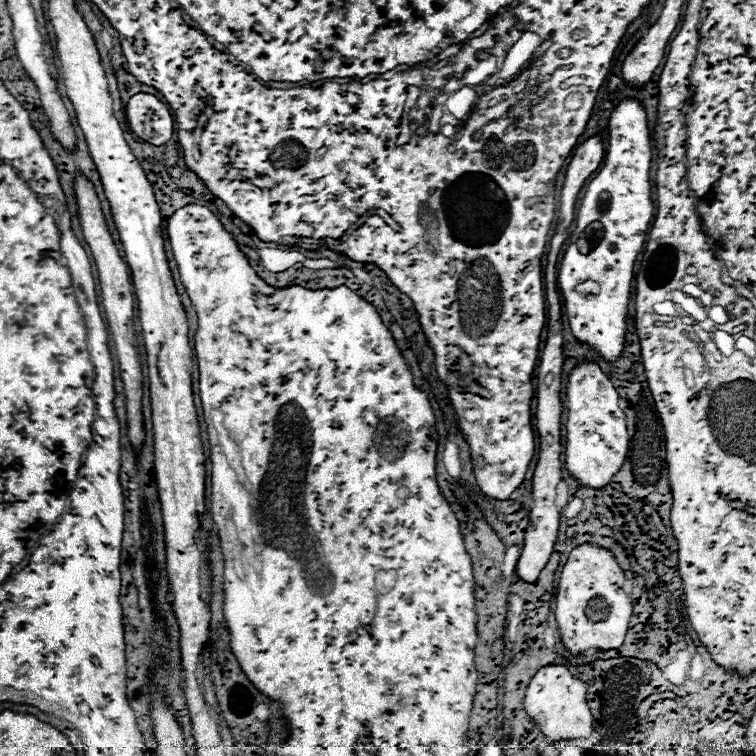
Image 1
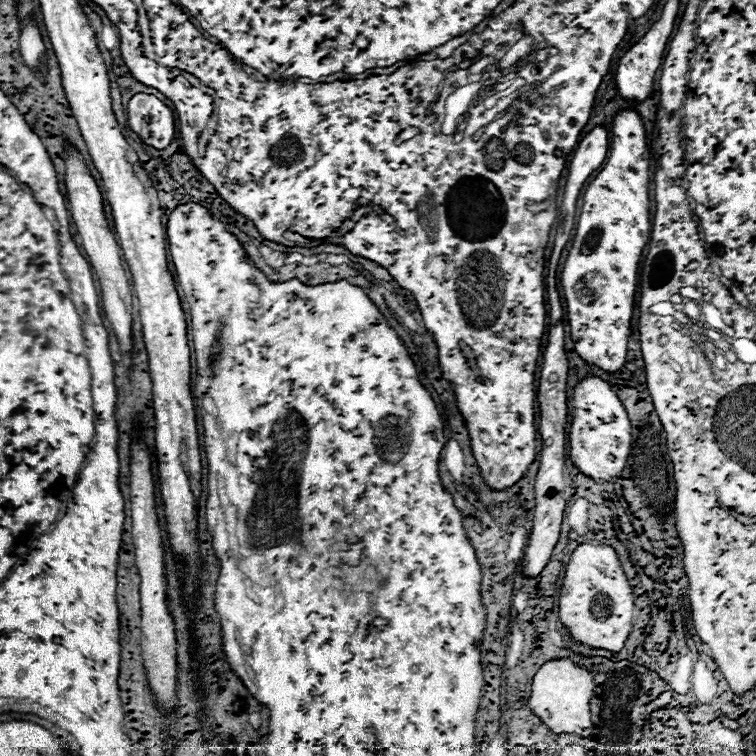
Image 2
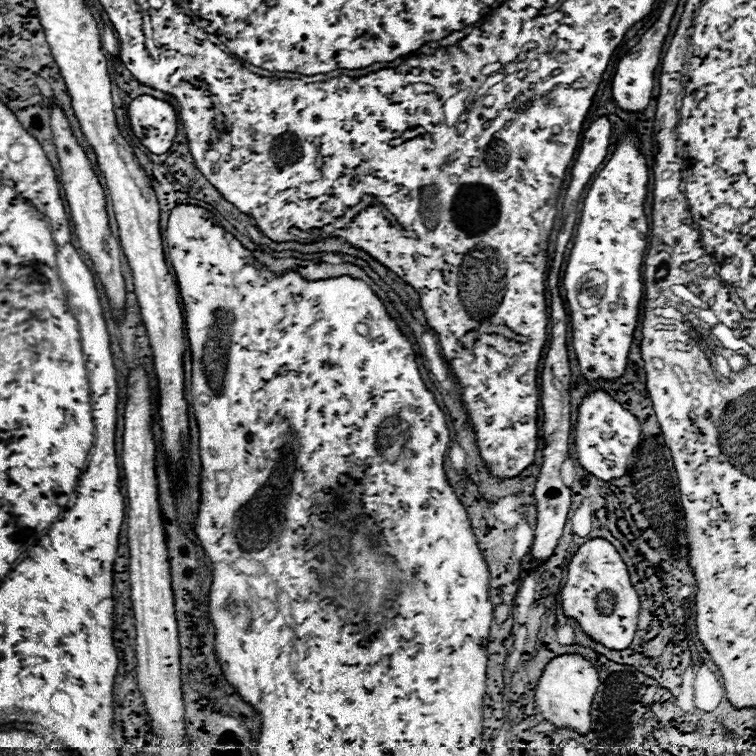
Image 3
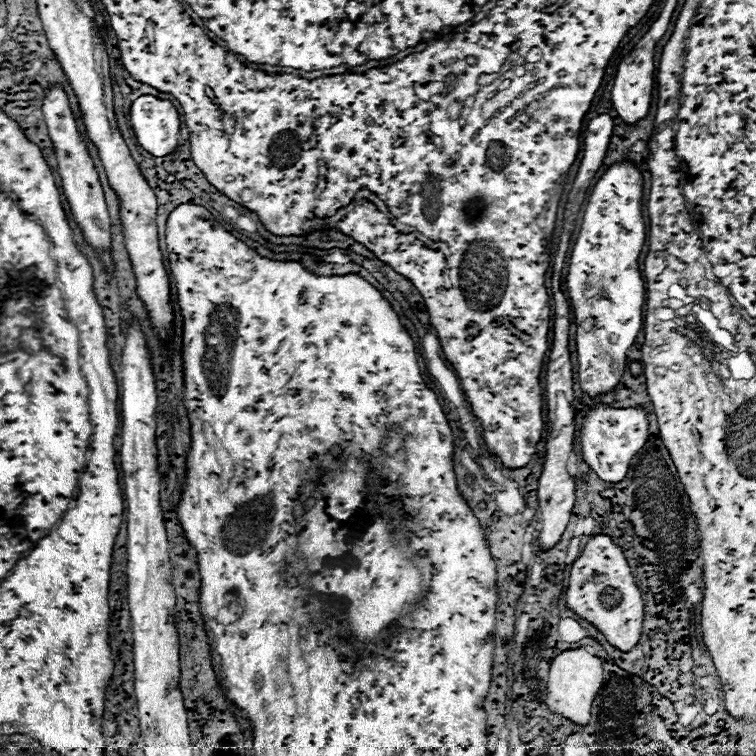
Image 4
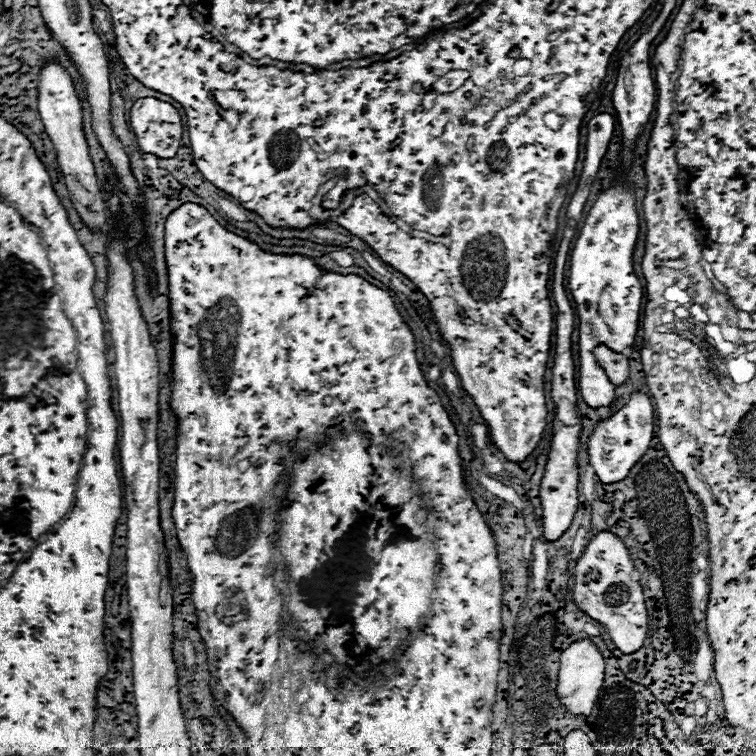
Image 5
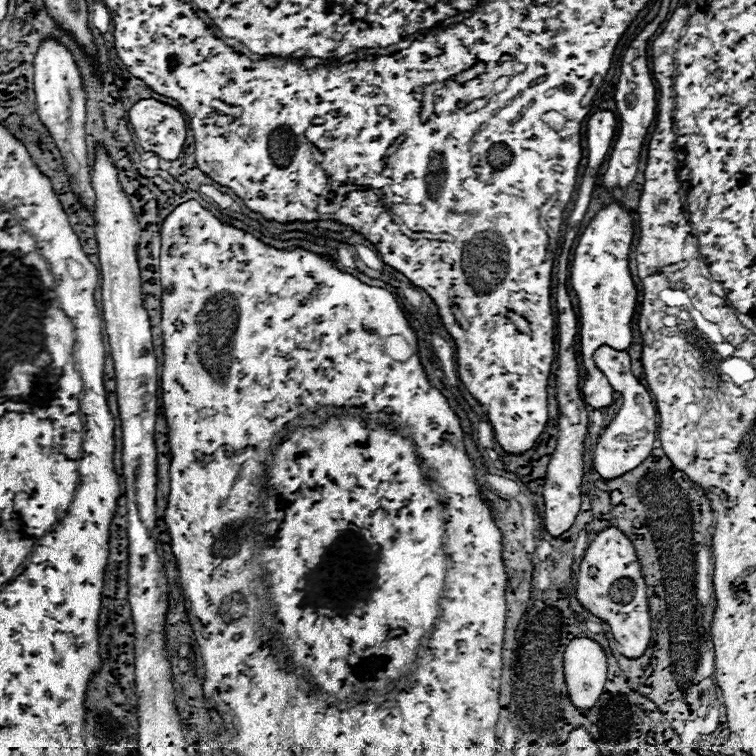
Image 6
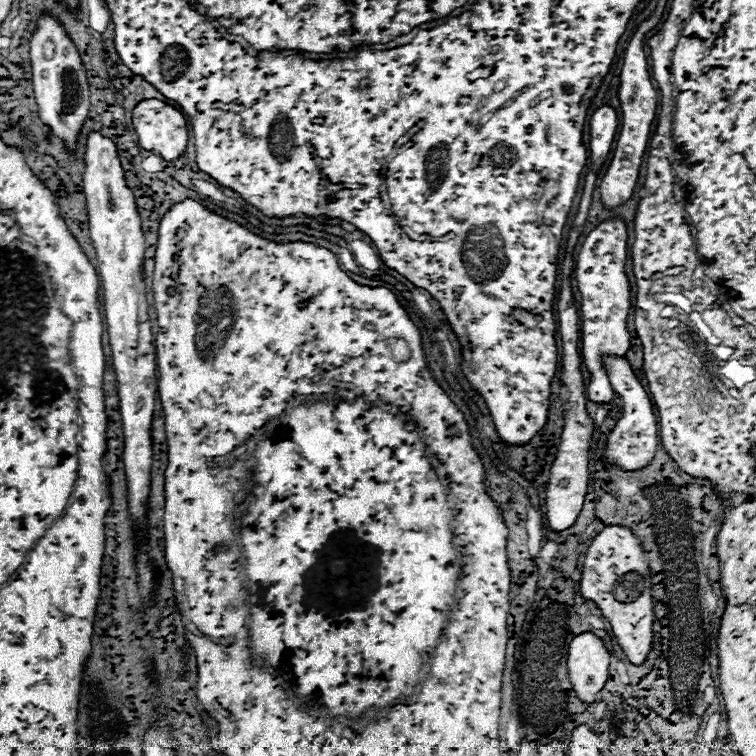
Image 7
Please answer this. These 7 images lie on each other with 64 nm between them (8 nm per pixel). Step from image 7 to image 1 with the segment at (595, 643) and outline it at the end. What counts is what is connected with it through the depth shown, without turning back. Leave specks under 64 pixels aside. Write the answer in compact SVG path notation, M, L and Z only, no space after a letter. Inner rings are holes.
M544 666L530 680L524 696L524 710L540 728L548 742L582 740L592 736L592 714L586 704L586 684L566 670L566 666Z

